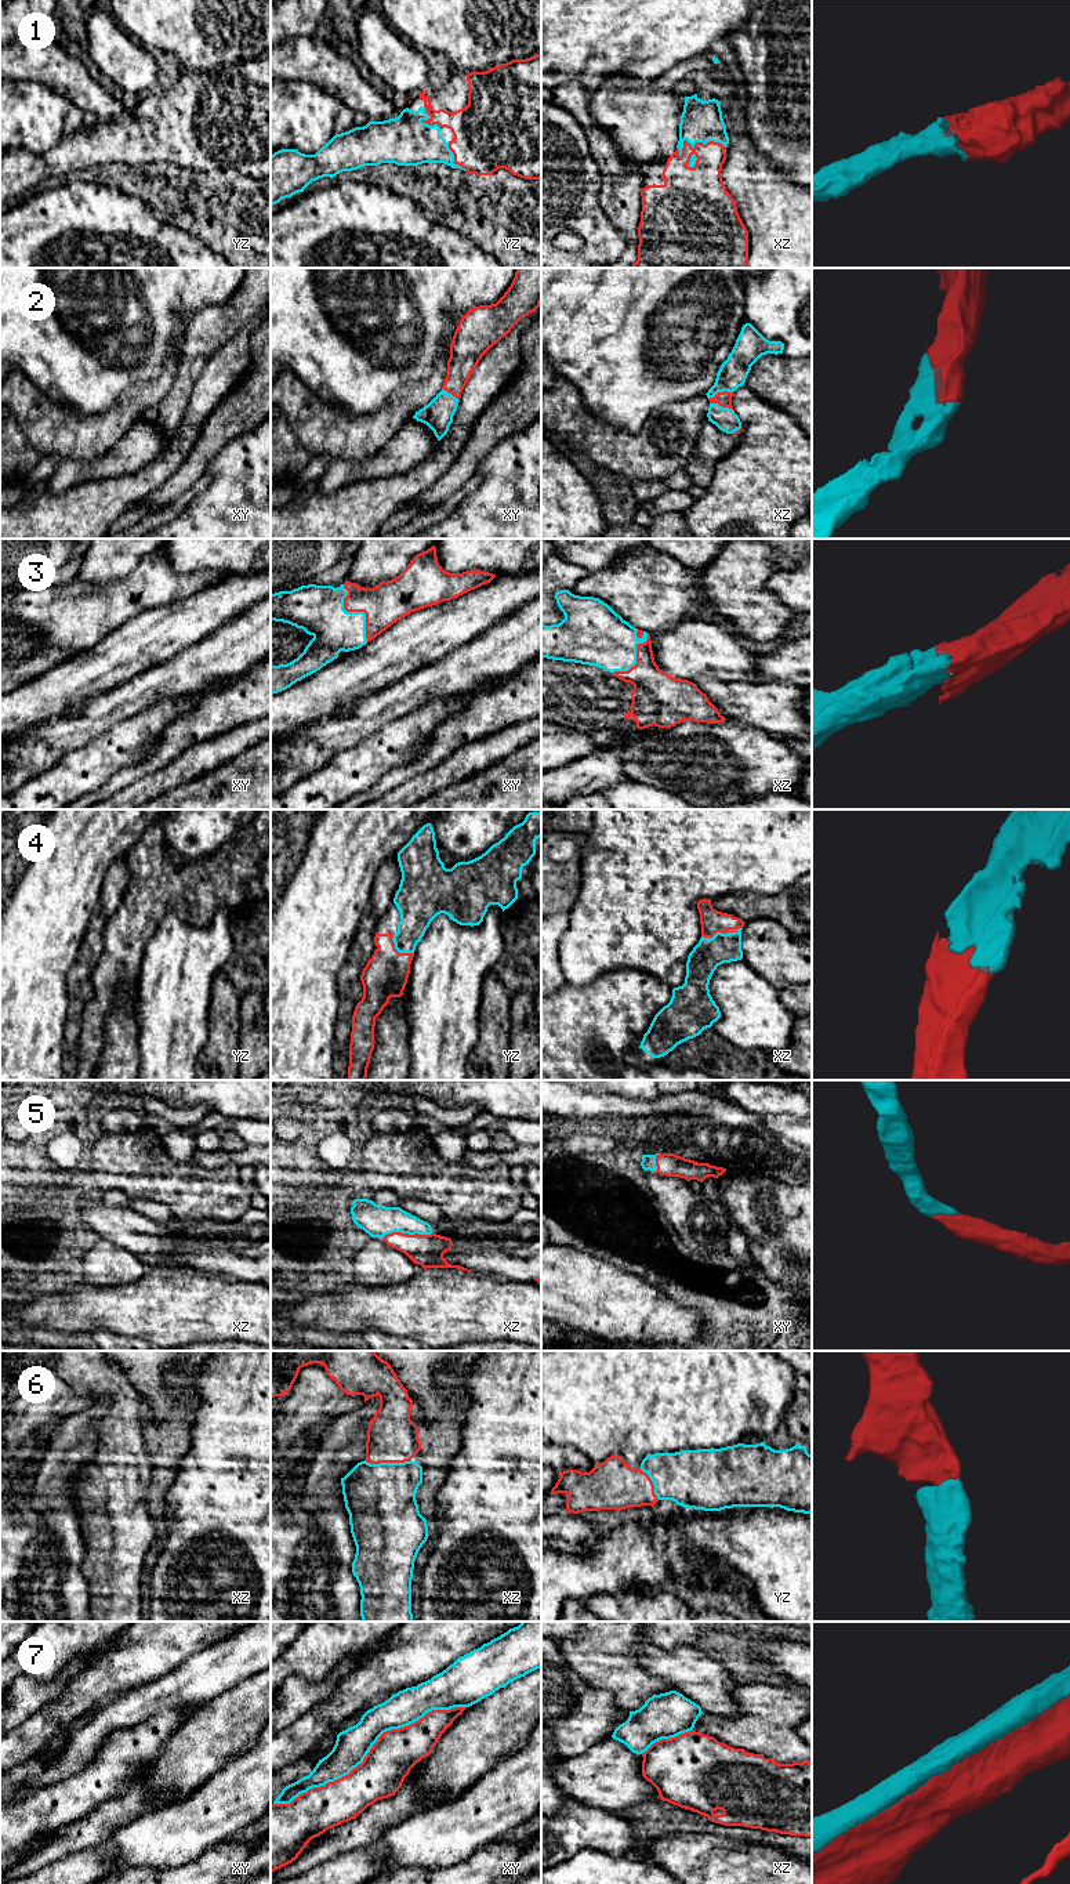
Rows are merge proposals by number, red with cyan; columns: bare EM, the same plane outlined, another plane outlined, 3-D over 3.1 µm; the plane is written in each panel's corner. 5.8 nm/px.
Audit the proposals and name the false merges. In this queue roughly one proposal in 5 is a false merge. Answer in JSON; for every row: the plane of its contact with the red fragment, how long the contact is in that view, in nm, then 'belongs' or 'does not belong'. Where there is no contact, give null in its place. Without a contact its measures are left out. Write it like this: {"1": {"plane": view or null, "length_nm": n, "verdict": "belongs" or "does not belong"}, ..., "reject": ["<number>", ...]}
{"1": {"plane": "xz", "length_nm": 280, "verdict": "belongs"}, "2": {"plane": "xz", "length_nm": 150, "verdict": "belongs"}, "3": {"plane": "xy", "length_nm": 360, "verdict": "belongs"}, "4": {"plane": "xz", "length_nm": 240, "verdict": "belongs"}, "5": {"plane": "xz", "length_nm": 280, "verdict": "belongs"}, "6": {"plane": "xz", "length_nm": 280, "verdict": "belongs"}, "7": {"plane": "xy", "length_nm": 1250, "verdict": "does not belong"}, "reject": ["7"]}

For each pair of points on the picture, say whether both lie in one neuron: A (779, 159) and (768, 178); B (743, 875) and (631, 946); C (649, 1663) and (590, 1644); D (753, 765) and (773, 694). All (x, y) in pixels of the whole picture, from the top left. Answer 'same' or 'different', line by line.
A: different
B: same
C: different
D: different

